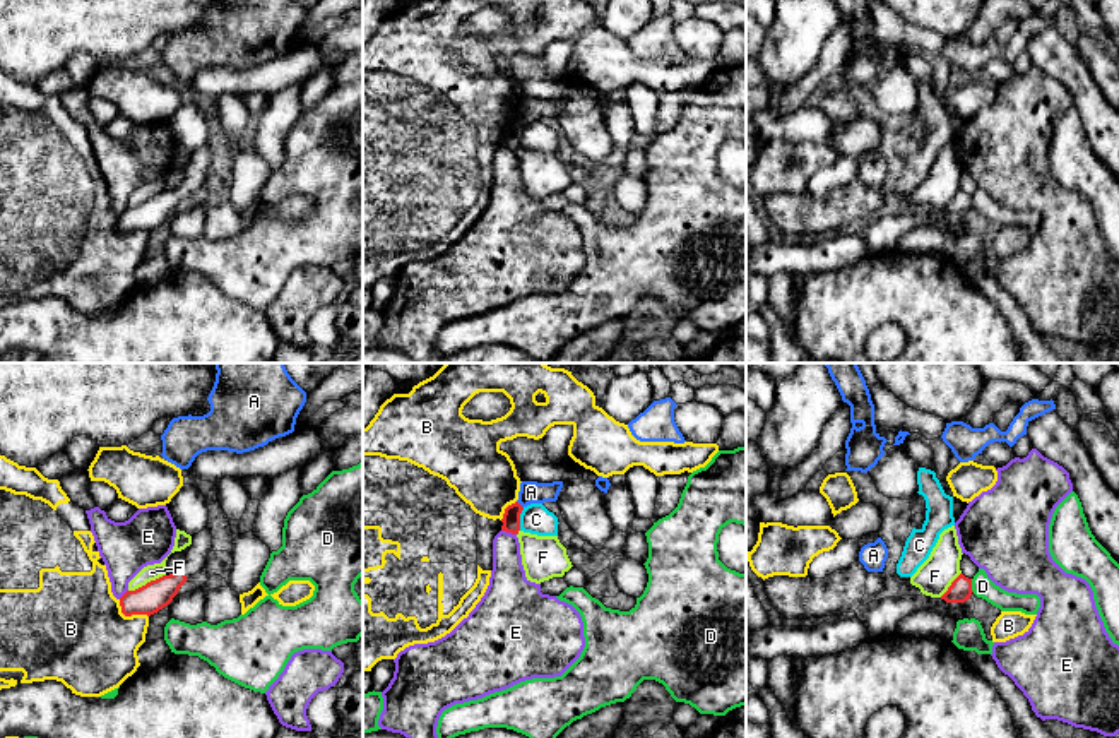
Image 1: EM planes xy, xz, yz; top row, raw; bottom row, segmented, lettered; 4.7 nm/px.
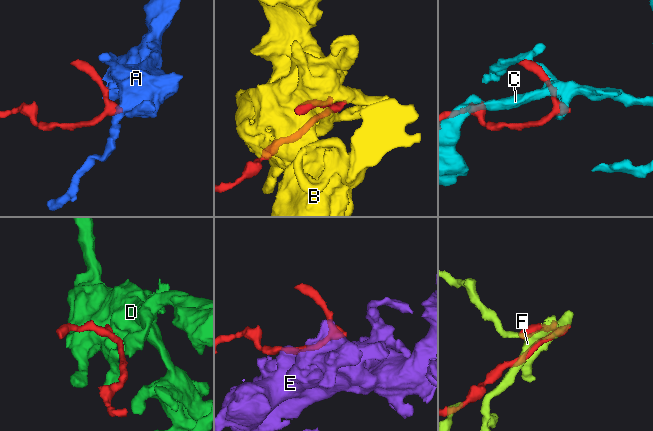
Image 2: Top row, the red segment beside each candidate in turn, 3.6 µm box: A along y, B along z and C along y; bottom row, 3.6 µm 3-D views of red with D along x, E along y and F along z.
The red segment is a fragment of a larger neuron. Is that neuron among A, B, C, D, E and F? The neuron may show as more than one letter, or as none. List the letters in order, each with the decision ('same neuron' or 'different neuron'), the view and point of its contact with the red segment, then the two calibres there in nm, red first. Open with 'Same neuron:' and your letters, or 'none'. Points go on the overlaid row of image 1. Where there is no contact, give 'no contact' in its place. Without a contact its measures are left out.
Same neuron: none
A: different neuron | xz (519, 504) | 80/110 nm
B: different neuron | xy (129, 615) | 140/460 nm
C: different neuron | xz (519, 519) | 80/140 nm
D: different neuron | yz (970, 586) | 110/100 nm
E: different neuron | xz (509, 531) | 80/180 nm
F: different neuron | xy (148, 583) | 140/80 nm

